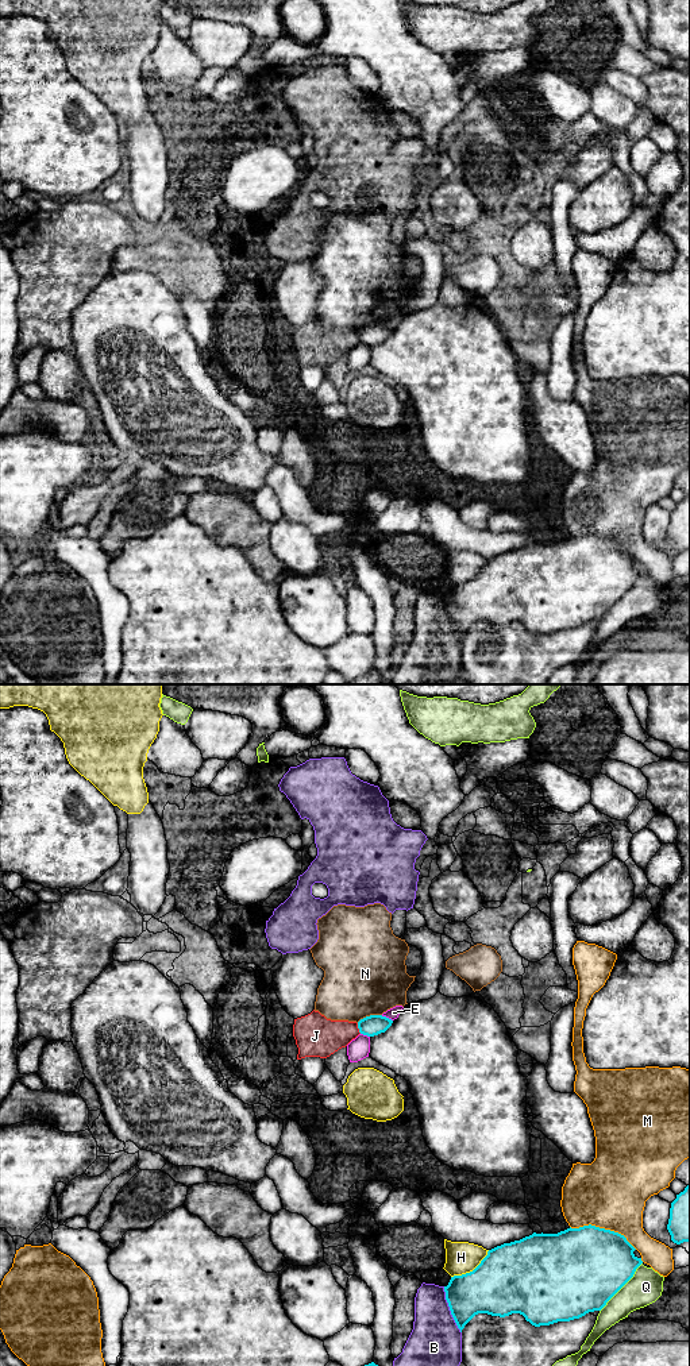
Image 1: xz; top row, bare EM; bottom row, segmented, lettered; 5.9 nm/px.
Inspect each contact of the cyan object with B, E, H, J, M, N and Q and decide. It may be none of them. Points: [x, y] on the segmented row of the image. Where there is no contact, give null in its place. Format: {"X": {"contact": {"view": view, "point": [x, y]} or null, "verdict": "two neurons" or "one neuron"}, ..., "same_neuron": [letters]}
{"B": {"contact": {"view": "xz", "point": [450, 1309]}, "verdict": "two neurons"}, "E": {"contact": {"view": "xz", "point": [385, 1017]}, "verdict": "two neurons"}, "H": {"contact": {"view": "xz", "point": [473, 1270]}, "verdict": "two neurons"}, "J": {"contact": {"view": "xz", "point": [358, 1027]}, "verdict": "two neurons"}, "M": {"contact": {"view": "xz", "point": [604, 1228]}, "verdict": "two neurons"}, "N": {"contact": {"view": "xz", "point": [370, 1015]}, "verdict": "two neurons"}, "Q": {"contact": {"view": "xz", "point": [623, 1285]}, "verdict": "two neurons"}, "same_neuron": []}

